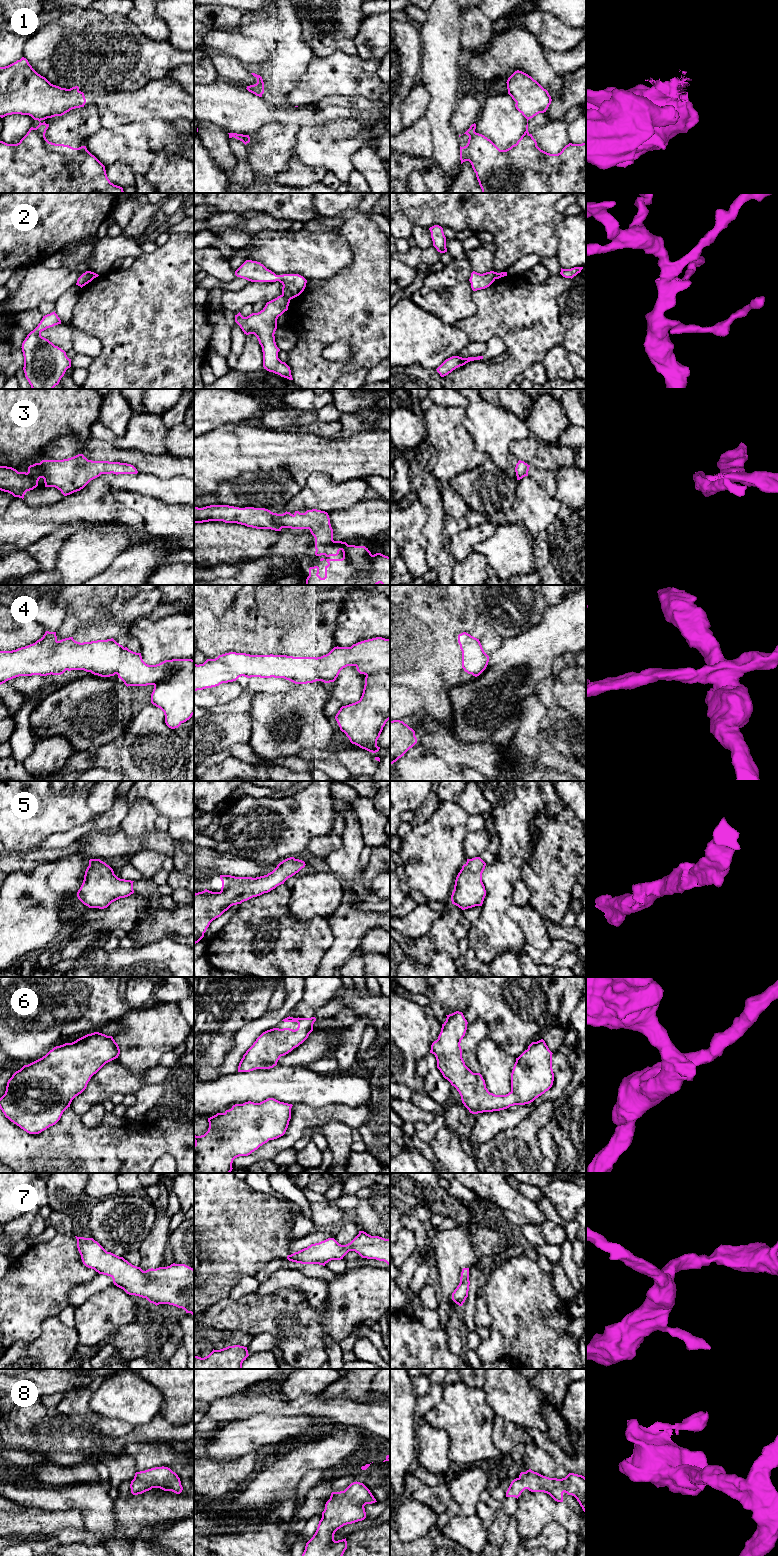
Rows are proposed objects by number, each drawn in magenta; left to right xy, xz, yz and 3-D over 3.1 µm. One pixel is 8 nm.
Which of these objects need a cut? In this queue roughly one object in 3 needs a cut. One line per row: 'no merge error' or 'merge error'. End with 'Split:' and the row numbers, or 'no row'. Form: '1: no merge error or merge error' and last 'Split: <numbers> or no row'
1: merge error
2: merge error
3: no merge error
4: no merge error
5: no merge error
6: no merge error
7: no merge error
8: no merge error
Split: 1, 2

